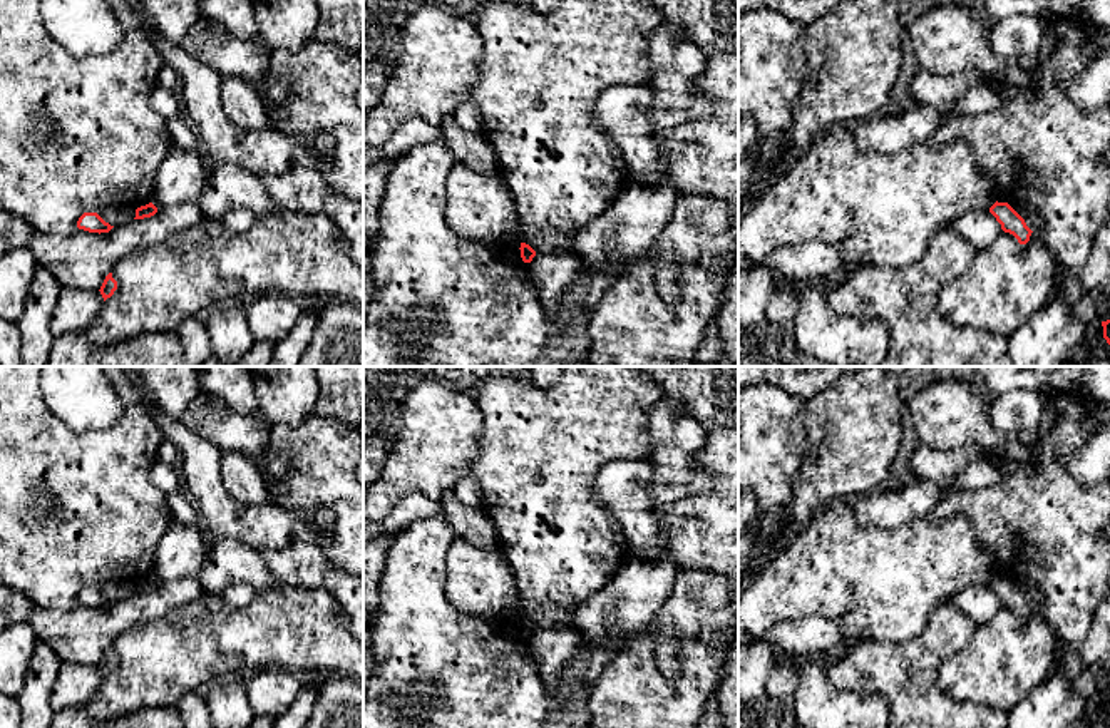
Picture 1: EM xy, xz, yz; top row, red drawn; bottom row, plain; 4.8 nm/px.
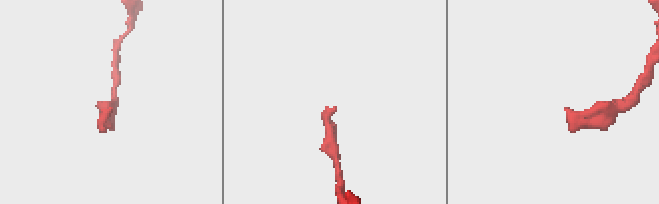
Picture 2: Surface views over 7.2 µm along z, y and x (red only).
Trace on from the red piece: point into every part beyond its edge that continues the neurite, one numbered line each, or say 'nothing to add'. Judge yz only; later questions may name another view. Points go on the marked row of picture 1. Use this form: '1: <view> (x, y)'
nothing to add

